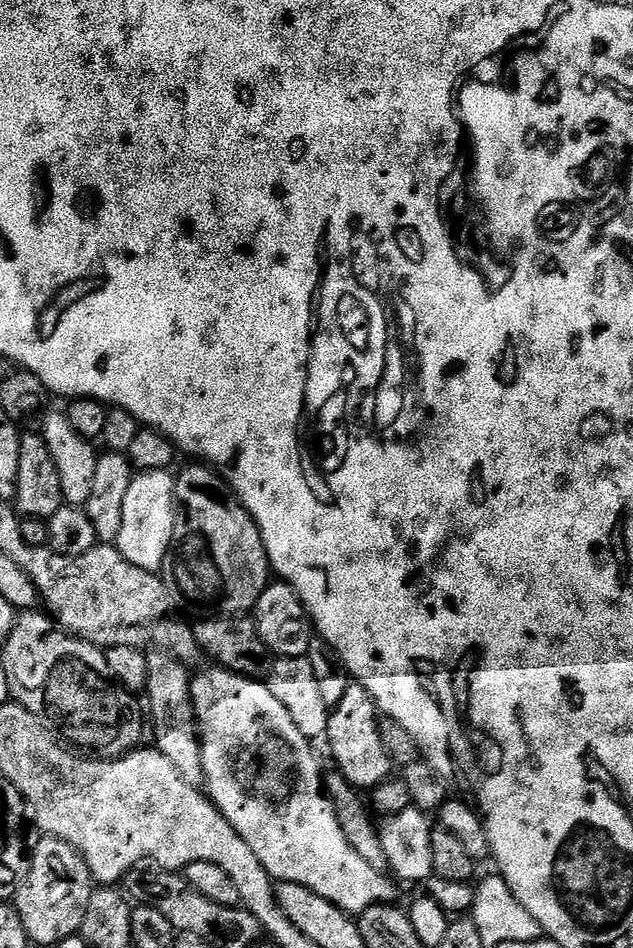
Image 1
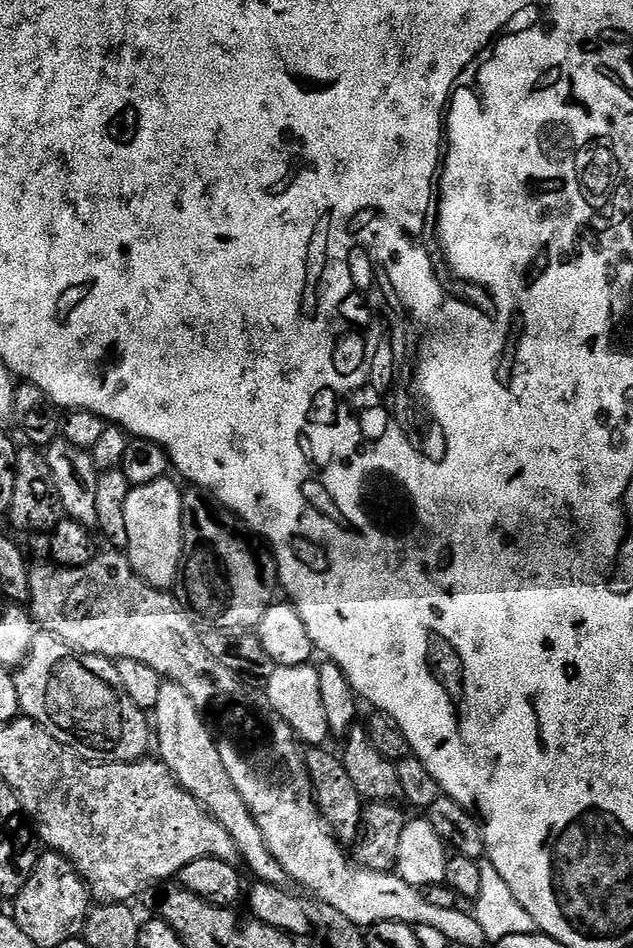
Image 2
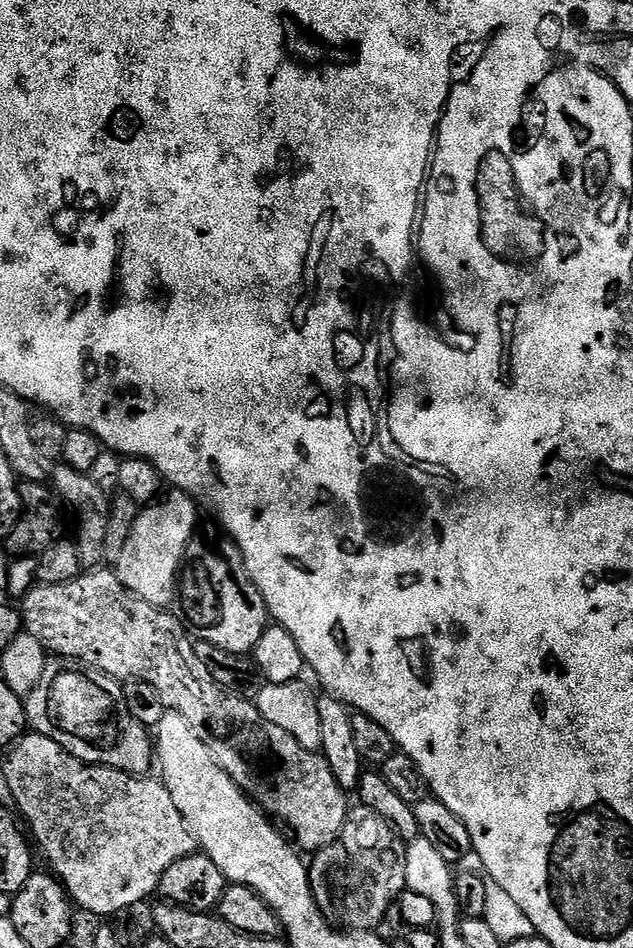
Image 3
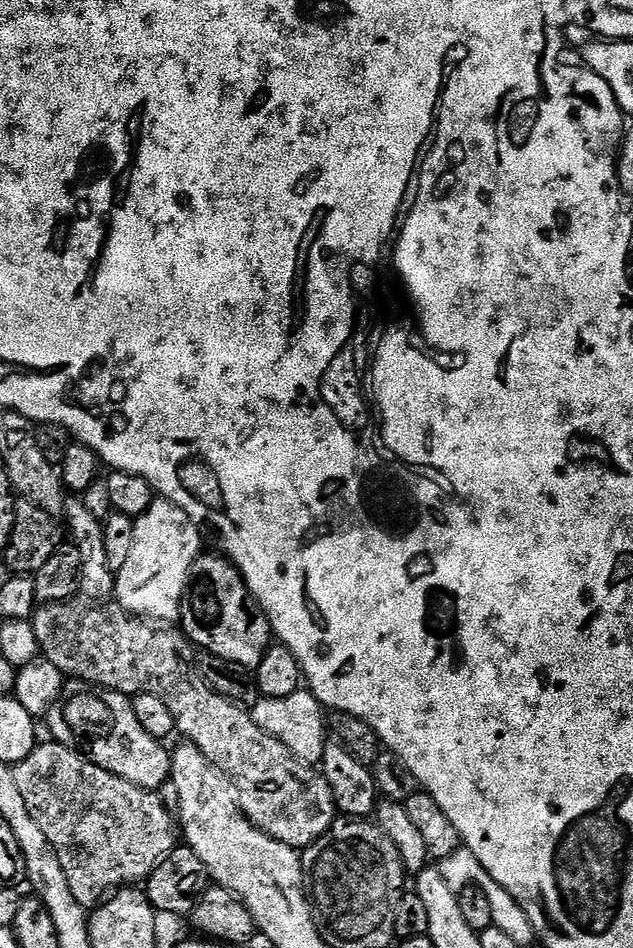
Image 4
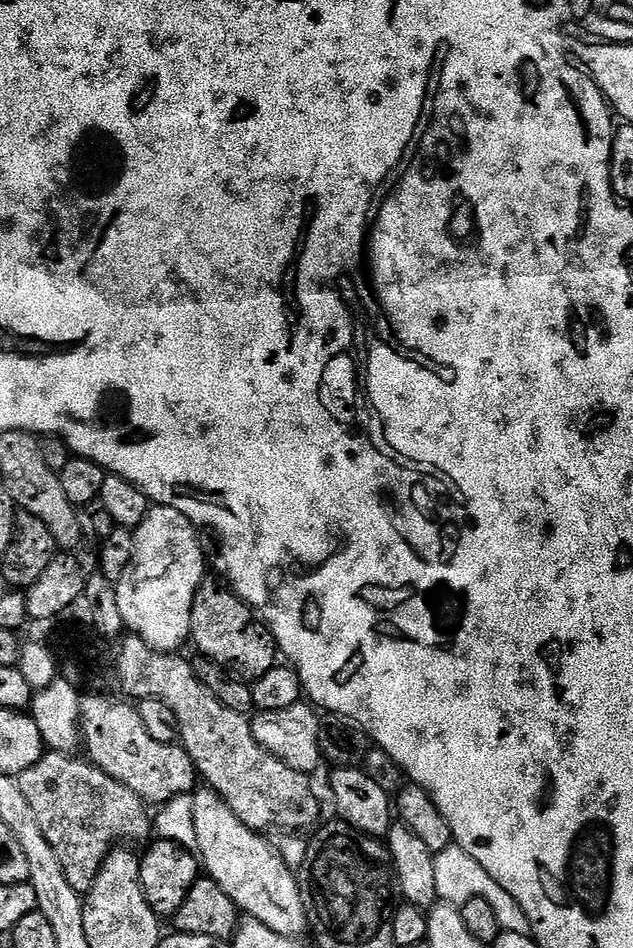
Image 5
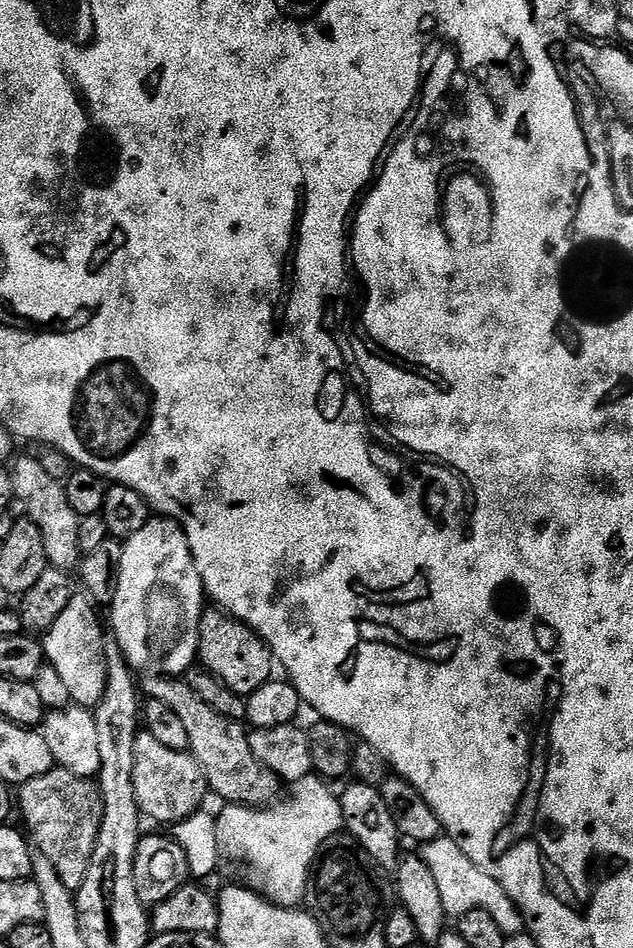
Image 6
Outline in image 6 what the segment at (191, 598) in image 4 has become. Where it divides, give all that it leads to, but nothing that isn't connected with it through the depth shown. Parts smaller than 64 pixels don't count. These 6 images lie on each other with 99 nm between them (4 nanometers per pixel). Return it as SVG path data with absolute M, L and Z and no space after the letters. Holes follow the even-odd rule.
M223 610L205 611L200 620L200 654L199 663L214 674L234 694L245 698L254 694L263 684L273 679L274 657L268 643L250 626Z

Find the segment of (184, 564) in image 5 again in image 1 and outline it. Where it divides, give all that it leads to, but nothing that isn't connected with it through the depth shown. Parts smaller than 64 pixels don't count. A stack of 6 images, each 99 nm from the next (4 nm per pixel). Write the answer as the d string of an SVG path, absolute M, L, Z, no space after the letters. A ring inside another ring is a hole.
M171 471L167 472L142 472L133 475L130 482L130 491L126 494L126 506L122 512L122 530L117 538L115 547L134 566L138 566L147 572L159 573L168 551L173 551L176 536L176 512L178 516L178 501L176 499L176 481Z

